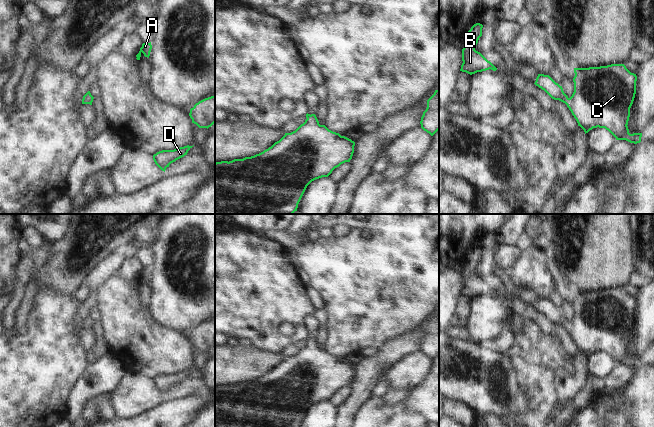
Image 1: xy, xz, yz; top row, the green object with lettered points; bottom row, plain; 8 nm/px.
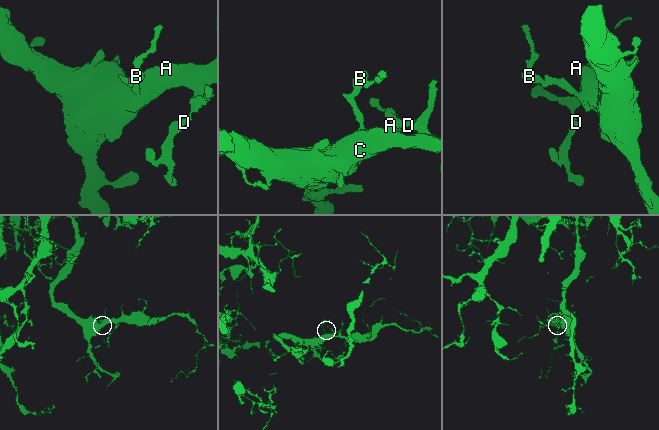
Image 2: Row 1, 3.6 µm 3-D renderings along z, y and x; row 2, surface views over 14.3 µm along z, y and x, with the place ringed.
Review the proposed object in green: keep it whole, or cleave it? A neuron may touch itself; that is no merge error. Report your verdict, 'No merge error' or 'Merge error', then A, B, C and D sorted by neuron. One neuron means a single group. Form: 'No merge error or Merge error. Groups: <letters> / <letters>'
No merge error. Groups: A B C D

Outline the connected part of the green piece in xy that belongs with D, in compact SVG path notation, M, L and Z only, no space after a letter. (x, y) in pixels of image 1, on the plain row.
M187 369L174 374L162 374L153 379L153 384L155 388L165 396L171 387L187 379L192 371L193 370Z

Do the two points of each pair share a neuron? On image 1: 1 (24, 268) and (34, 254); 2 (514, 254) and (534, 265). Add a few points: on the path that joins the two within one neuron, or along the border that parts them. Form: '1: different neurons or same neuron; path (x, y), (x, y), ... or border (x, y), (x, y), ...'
1: different neurons; border (21, 253), (32, 261), (32, 277), (28, 281)
2: different neurons; border (522, 252), (507, 271)

